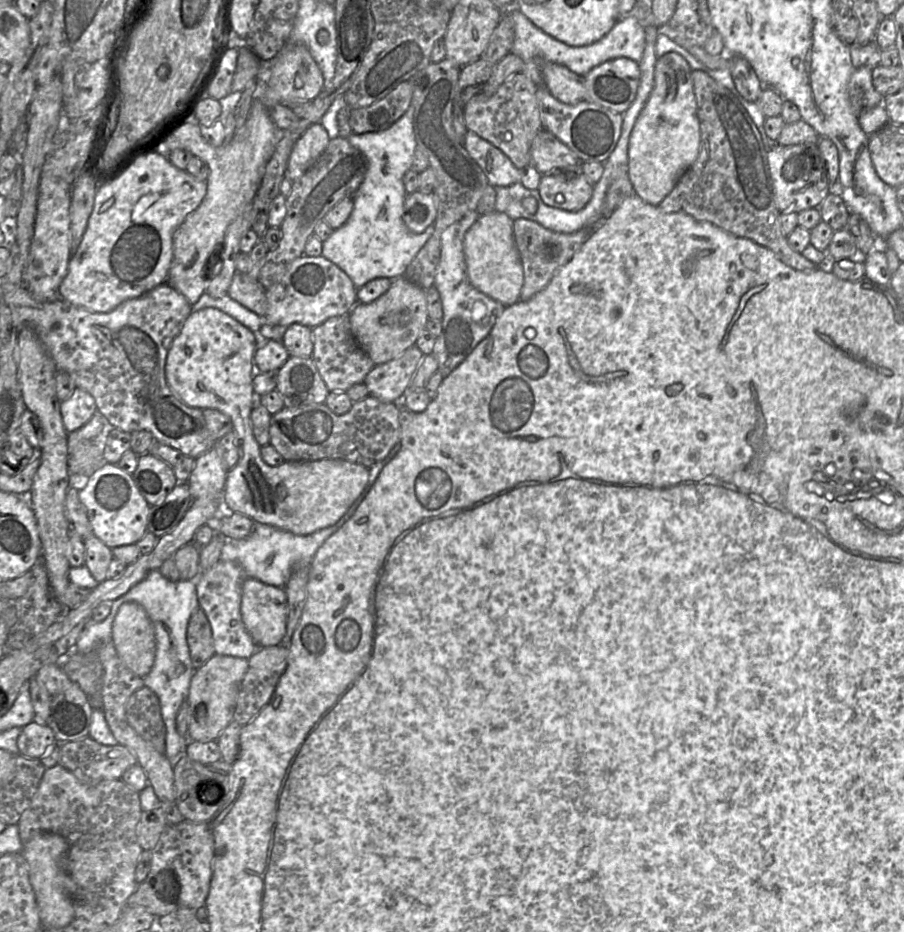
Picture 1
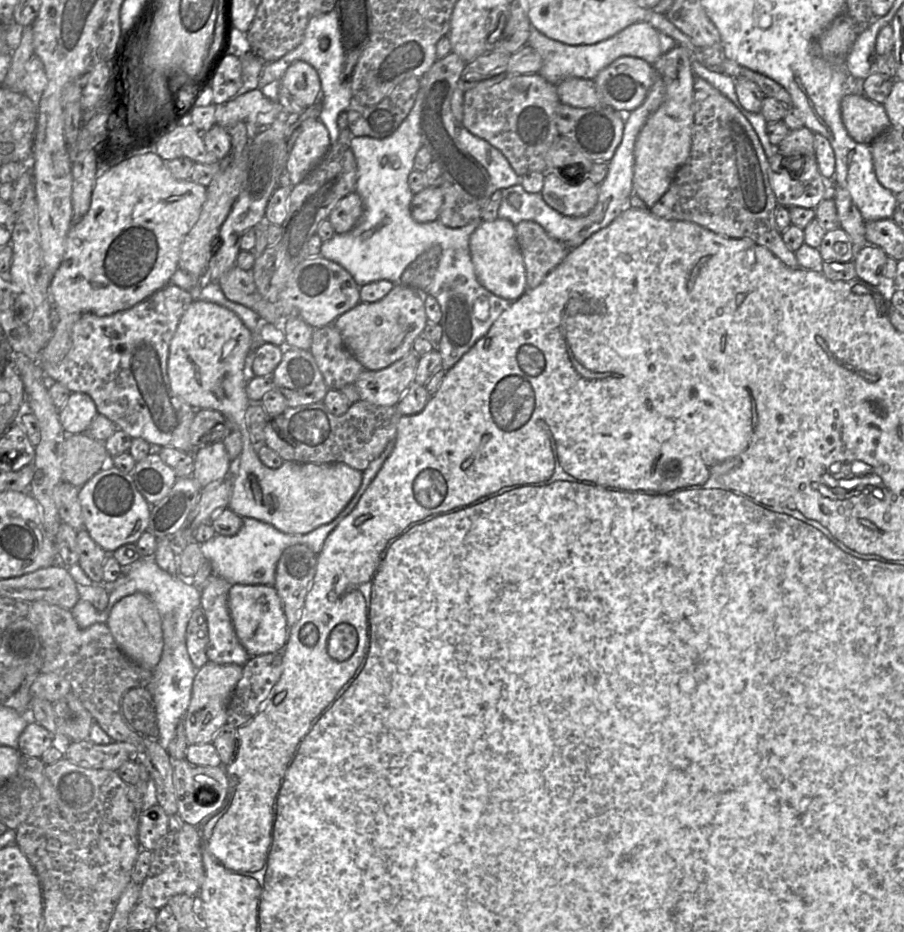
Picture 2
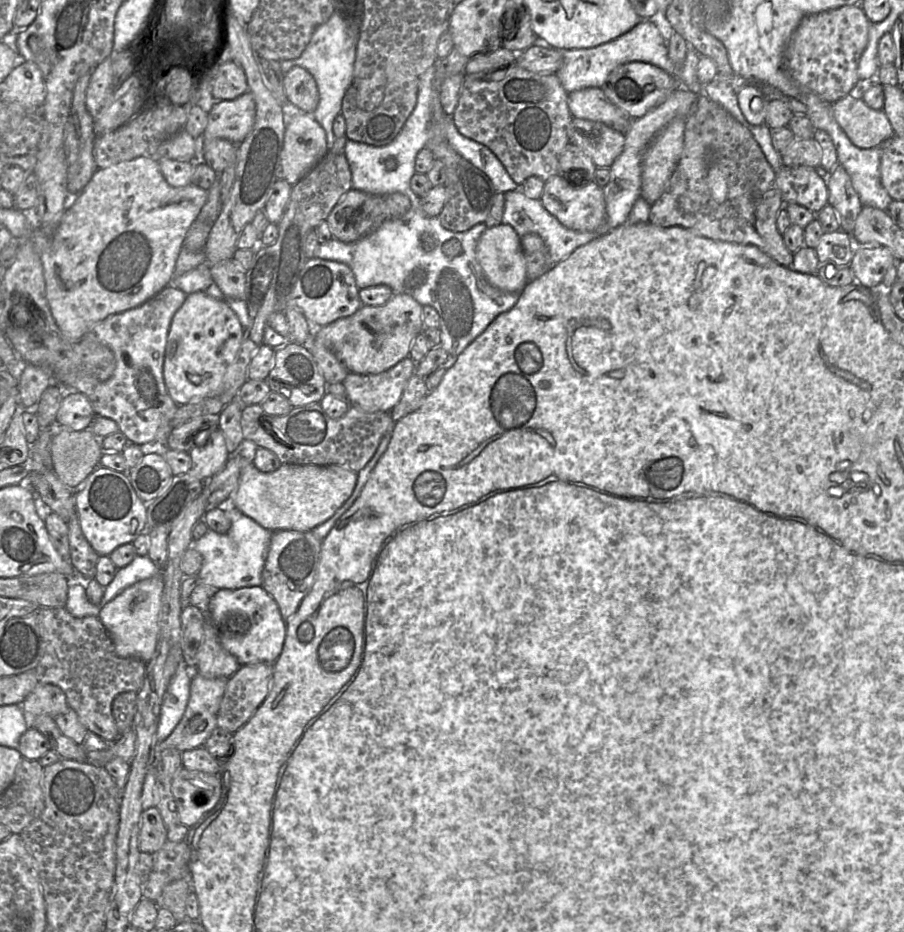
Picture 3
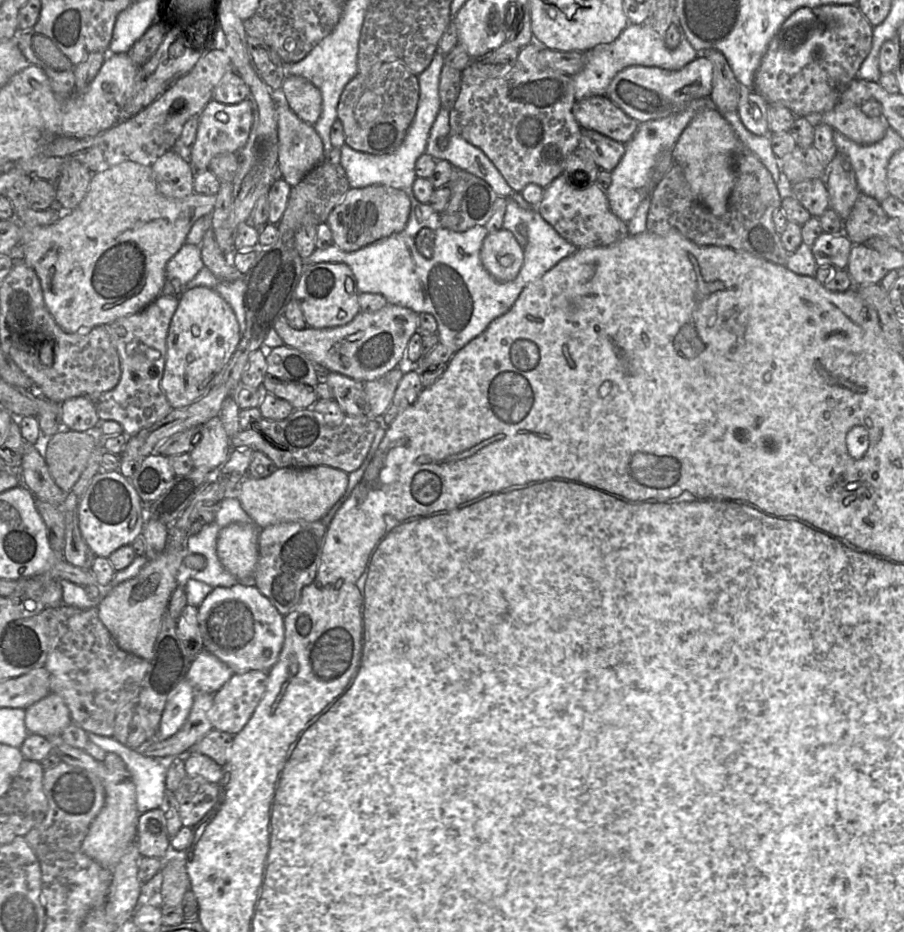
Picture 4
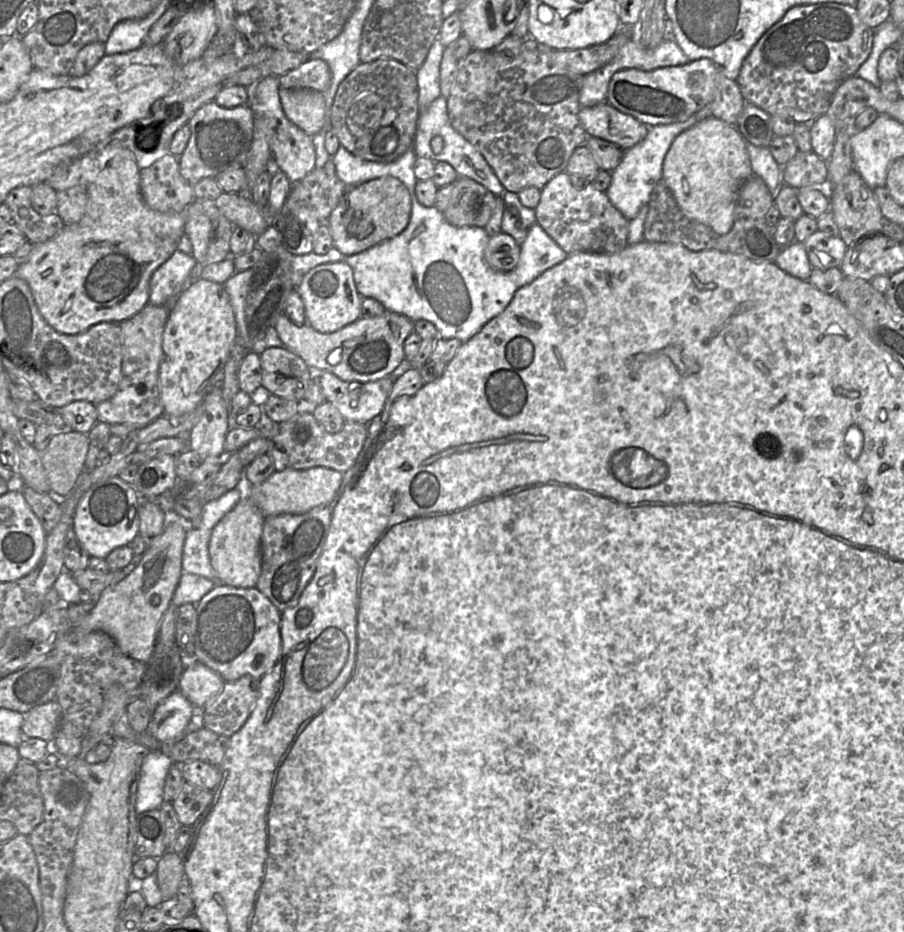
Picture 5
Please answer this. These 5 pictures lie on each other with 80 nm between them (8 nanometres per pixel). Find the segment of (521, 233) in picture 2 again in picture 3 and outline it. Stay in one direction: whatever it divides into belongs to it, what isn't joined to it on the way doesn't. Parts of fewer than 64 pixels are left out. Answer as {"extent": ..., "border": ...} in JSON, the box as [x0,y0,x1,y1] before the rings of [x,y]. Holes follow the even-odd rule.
{"extent":[520,234,555,281],"border":[[[526,234],[520,238],[520,242],[526,260],[528,281],[541,277],[555,265],[550,259],[547,246],[539,235]]]}

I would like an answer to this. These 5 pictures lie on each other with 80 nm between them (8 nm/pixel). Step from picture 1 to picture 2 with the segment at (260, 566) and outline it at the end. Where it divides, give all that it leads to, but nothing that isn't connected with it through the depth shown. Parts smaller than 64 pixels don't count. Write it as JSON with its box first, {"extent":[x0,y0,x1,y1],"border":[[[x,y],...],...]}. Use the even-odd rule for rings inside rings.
{"extent":[200,439,396,586],"border":[[[391,439],[379,457],[374,459],[363,471],[361,485],[351,501],[331,522],[321,525],[306,534],[286,534],[276,529],[271,524],[254,518],[243,518],[243,524],[234,536],[223,536],[215,533],[208,541],[200,544],[200,550],[204,559],[208,560],[212,567],[212,574],[220,576],[233,584],[243,585],[269,585],[274,586],[277,563],[283,551],[294,544],[305,544],[315,554],[320,553],[327,536],[336,528],[357,505],[359,499],[381,469],[385,460],[392,453],[396,439]]]}

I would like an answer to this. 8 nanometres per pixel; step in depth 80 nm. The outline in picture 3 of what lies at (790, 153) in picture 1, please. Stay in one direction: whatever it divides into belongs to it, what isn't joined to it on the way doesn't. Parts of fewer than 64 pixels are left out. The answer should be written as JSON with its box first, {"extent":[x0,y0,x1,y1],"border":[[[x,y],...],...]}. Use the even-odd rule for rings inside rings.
{"extent":[776,165,828,214],"border":[[[782,165],[776,172],[776,184],[784,205],[799,204],[817,214],[828,204],[827,178],[819,169]]]}

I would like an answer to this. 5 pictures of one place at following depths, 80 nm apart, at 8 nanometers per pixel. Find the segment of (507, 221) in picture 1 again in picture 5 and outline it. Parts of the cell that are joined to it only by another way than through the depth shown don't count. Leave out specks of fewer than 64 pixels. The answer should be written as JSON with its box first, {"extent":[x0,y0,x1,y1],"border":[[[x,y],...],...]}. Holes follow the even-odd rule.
{"extent":[485,232,521,272],"border":[[[500,232],[489,238],[485,249],[487,264],[498,272],[510,272],[517,266],[521,255],[521,247],[514,238]]]}

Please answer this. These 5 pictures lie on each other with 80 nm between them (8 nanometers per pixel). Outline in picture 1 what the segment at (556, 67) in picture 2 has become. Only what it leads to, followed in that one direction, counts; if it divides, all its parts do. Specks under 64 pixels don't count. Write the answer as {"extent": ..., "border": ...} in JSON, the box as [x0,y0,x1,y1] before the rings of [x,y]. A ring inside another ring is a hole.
{"extent":[503,9,645,86],"border":[[[513,9],[510,13],[503,13],[503,15],[509,15],[514,21],[514,42],[512,45],[512,54],[517,55],[524,62],[523,73],[537,86],[543,85],[543,78],[541,74],[541,68],[545,62],[553,62],[556,64],[563,65],[575,74],[584,77],[594,67],[610,61],[616,58],[629,58],[637,63],[642,59],[645,49],[645,28],[637,20],[634,15],[622,16],[622,18],[614,25],[614,27],[600,40],[586,46],[569,46],[555,38],[544,33],[542,30],[537,28],[521,11]]]}

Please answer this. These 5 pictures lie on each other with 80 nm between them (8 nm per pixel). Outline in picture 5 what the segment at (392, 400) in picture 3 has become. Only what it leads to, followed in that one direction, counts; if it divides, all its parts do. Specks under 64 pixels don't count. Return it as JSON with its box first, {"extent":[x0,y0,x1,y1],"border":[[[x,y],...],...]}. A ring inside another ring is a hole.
{"extent":[315,371,395,424],"border":[[[329,371],[315,373],[326,402],[333,404],[345,421],[368,424],[379,416],[393,388],[395,376],[372,382],[343,381]]]}

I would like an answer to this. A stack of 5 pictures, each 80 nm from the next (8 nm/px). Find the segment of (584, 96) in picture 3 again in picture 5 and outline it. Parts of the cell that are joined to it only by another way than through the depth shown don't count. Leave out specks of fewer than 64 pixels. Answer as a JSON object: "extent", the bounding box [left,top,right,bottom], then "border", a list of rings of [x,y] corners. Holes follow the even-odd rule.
{"extent":[578,101,649,151],"border":[[[607,101],[581,107],[578,118],[588,136],[612,142],[624,151],[642,141],[649,130],[649,126],[620,112]]]}

